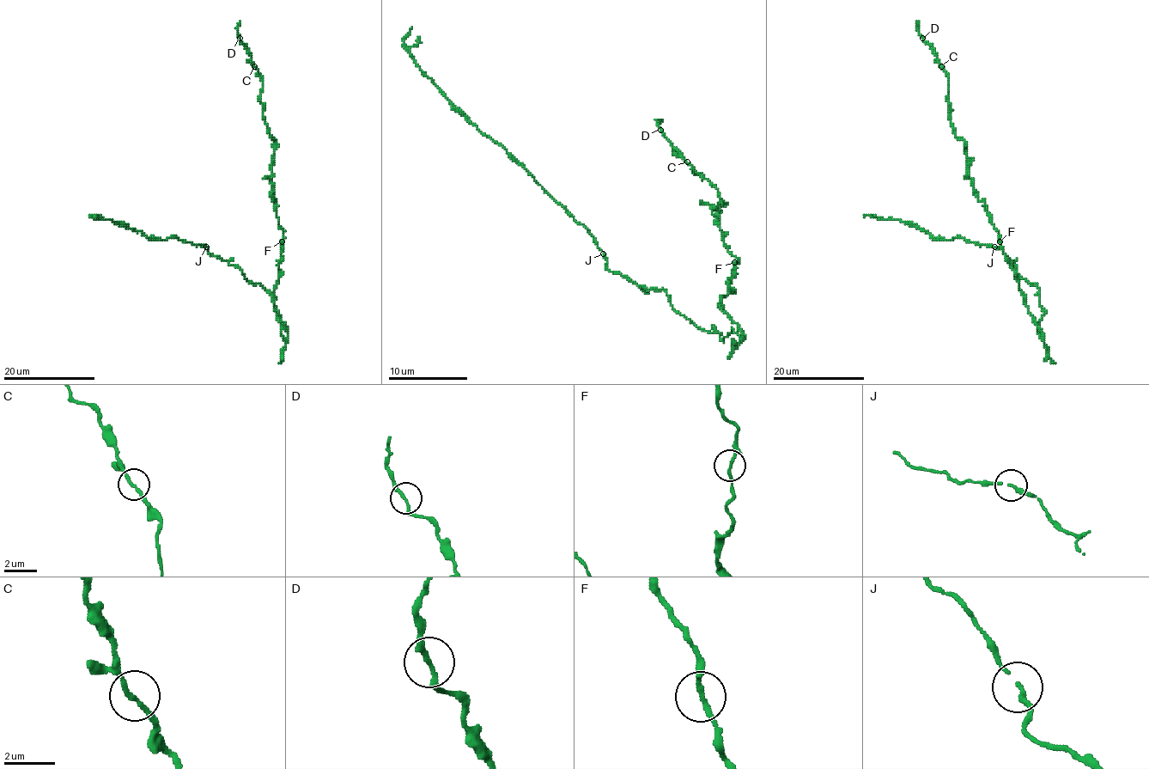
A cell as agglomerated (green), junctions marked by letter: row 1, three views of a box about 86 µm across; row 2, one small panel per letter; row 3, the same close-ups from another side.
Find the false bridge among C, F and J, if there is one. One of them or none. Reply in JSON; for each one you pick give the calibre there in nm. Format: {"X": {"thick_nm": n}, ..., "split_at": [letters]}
{"split_at": []}

